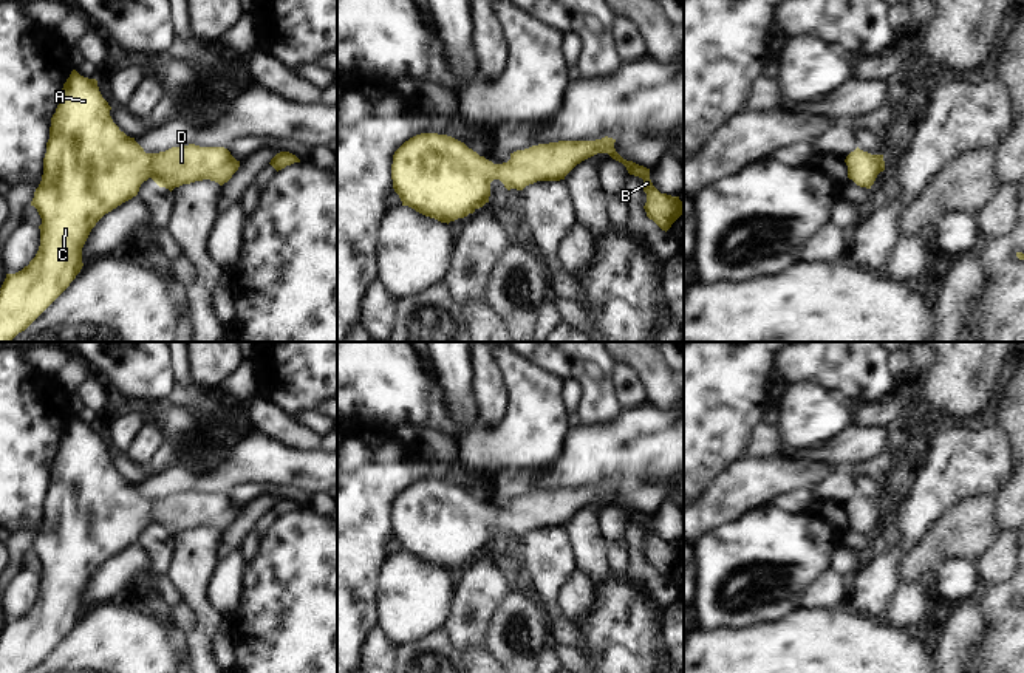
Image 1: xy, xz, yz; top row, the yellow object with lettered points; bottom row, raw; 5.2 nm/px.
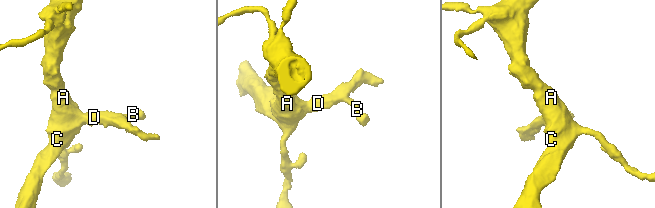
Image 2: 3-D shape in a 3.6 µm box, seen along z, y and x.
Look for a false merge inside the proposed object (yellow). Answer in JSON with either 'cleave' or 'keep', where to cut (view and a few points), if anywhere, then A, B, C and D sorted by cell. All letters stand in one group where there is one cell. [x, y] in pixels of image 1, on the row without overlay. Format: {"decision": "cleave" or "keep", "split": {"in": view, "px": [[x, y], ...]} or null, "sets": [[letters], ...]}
{"decision": "keep", "split": null, "sets": [["A", "B", "C", "D"]]}

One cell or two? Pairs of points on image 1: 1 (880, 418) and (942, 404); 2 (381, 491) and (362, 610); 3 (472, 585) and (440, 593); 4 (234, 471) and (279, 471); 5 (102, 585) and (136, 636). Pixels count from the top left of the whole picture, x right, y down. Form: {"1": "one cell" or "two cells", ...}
{"1": "two cells", "2": "one cell", "3": "two cells", "4": "one cell", "5": "two cells"}

